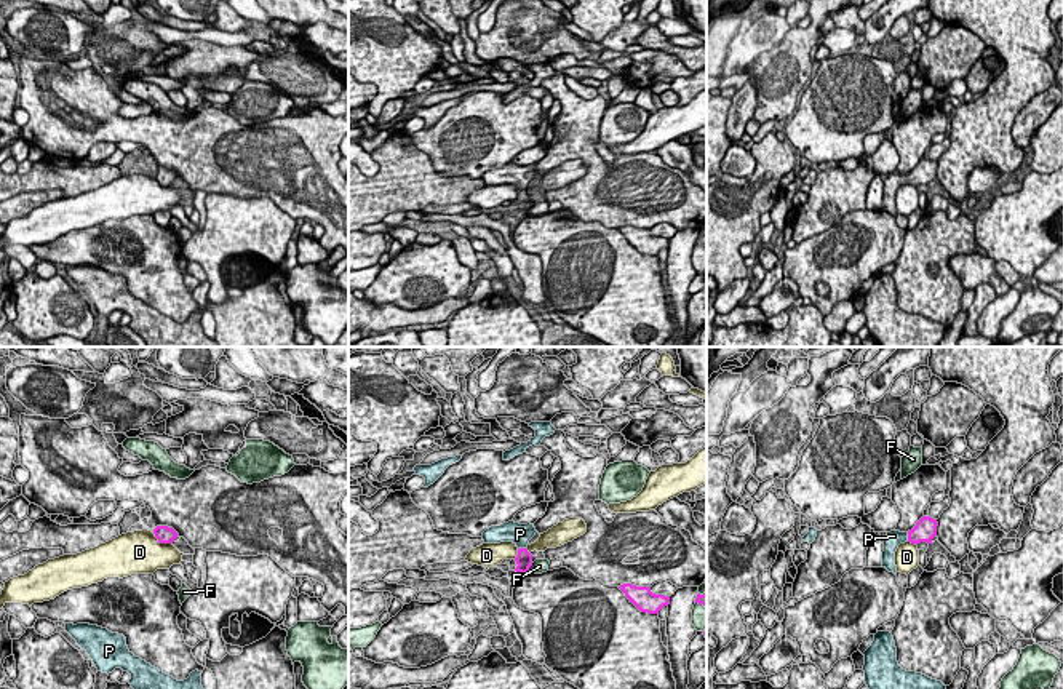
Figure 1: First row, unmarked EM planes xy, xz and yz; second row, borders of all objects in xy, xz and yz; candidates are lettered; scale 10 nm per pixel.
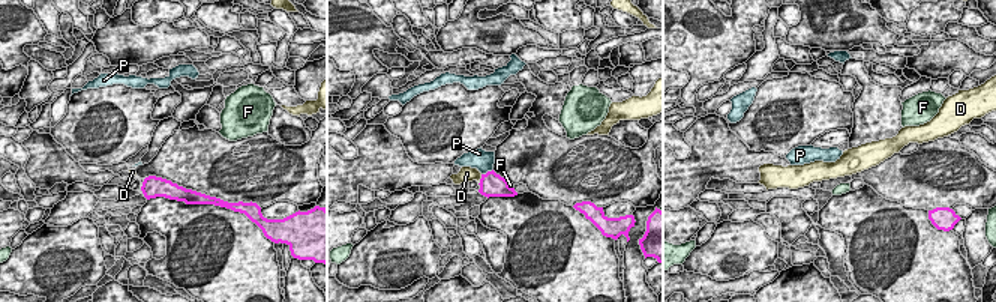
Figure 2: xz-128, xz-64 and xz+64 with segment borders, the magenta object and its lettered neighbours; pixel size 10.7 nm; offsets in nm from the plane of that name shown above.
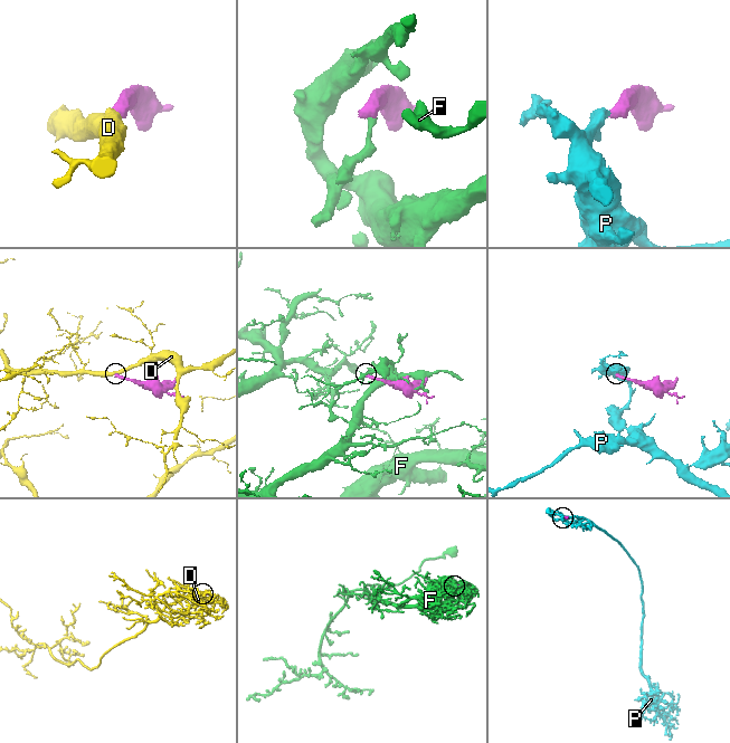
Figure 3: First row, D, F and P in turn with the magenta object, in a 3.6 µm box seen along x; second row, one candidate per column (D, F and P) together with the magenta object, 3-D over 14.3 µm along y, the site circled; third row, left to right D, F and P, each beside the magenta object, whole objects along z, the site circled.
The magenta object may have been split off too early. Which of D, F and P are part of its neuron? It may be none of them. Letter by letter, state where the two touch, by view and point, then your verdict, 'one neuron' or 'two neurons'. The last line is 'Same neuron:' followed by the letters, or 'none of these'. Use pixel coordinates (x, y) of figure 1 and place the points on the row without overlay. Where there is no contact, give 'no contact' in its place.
D: meets magenta in xy at (162, 184); two neurons
F: meets magenta in xz at (529, 208); two neurons
P: meets magenta in yz at (908, 179); one neuron
Same neuron: P

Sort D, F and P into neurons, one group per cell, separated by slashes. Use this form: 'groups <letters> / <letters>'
groups D / F / P

